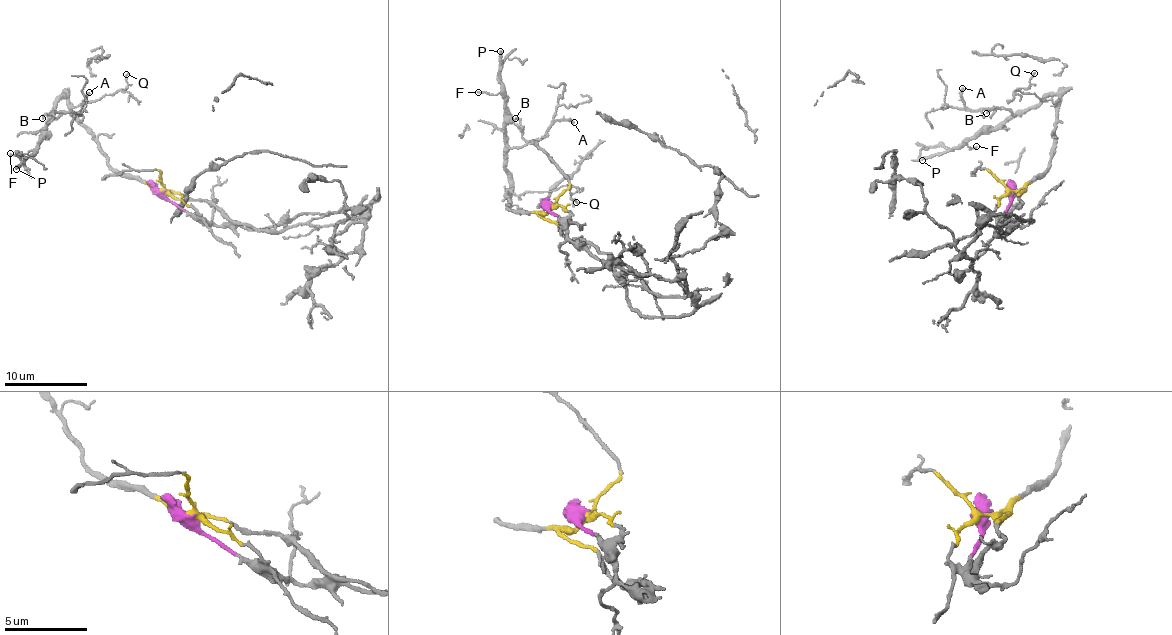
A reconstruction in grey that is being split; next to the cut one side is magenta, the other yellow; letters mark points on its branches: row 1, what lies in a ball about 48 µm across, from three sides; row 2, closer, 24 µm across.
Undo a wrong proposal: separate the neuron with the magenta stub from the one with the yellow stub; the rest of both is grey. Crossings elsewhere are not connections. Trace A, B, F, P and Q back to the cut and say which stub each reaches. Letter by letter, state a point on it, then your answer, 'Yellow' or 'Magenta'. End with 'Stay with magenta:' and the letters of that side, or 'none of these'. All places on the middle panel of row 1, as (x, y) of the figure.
A: Place: (574, 122). Yellow
B: Place: (515, 118). Yellow
F: Place: (478, 92). Yellow
P: Place: (500, 51). Yellow
Q: Place: (576, 202). Yellow
Stay with magenta: none of these

